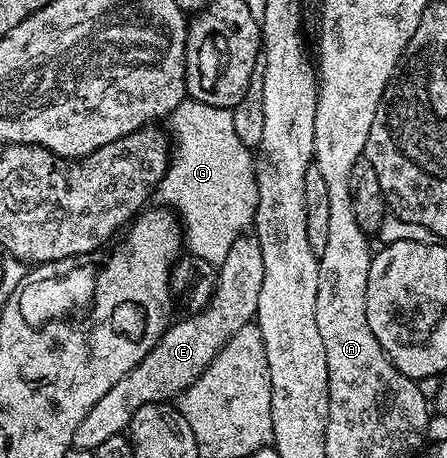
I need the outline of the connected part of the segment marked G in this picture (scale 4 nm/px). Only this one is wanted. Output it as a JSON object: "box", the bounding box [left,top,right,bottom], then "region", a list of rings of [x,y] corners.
{"box":[159,99,257,267],"region":[[[186,99],[169,114],[167,129],[173,146],[169,169],[159,186],[159,197],[161,193],[165,200],[162,202],[176,212],[183,226],[183,241],[188,252],[219,267],[223,259],[227,259],[231,243],[235,243],[235,239],[242,236],[253,224],[257,206],[257,184],[253,174],[254,154],[246,145],[239,143],[239,135],[235,135],[233,114],[228,108],[208,106],[207,103]]]}

